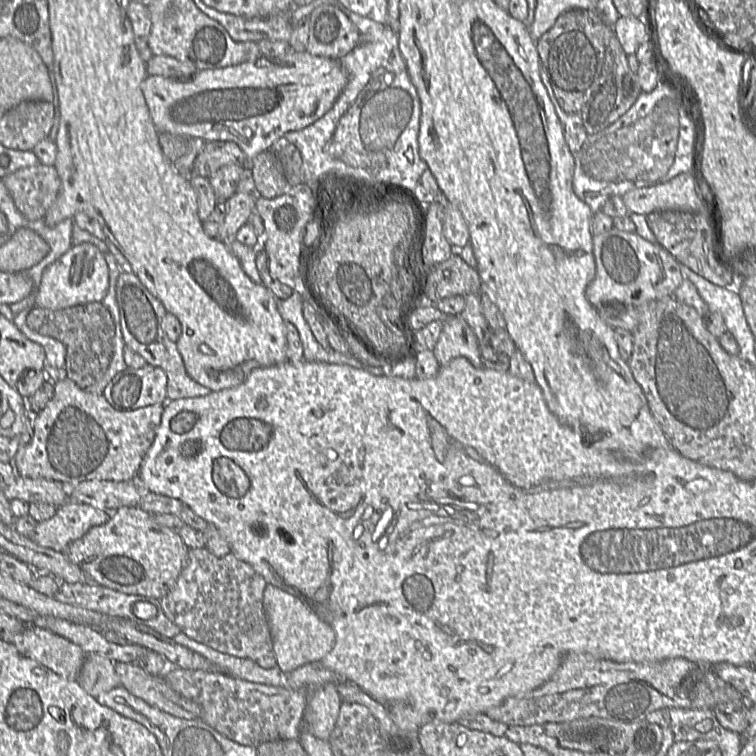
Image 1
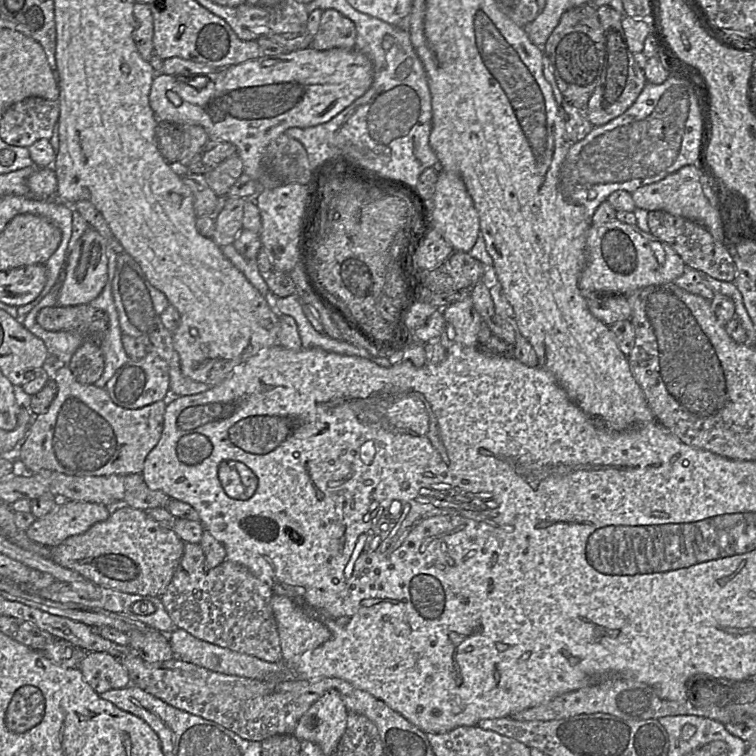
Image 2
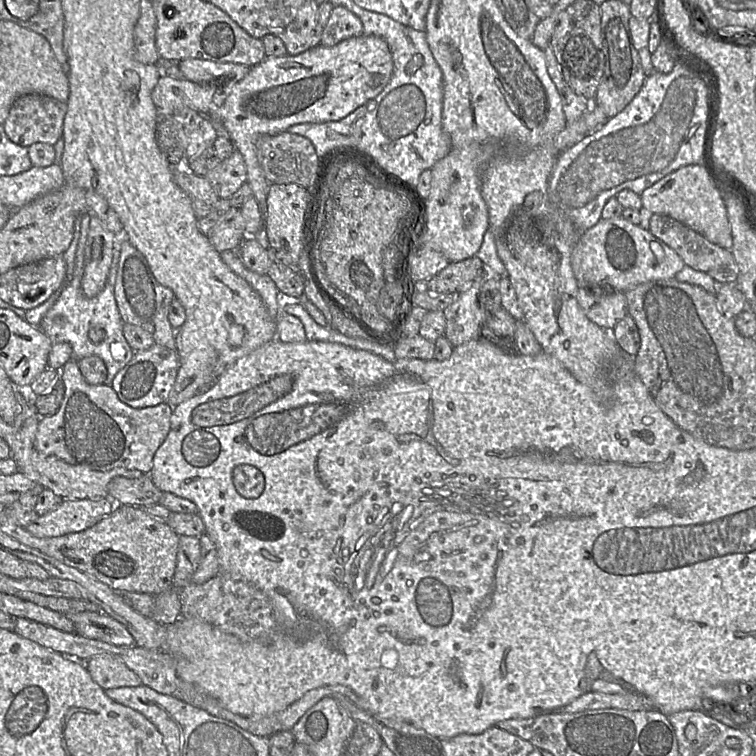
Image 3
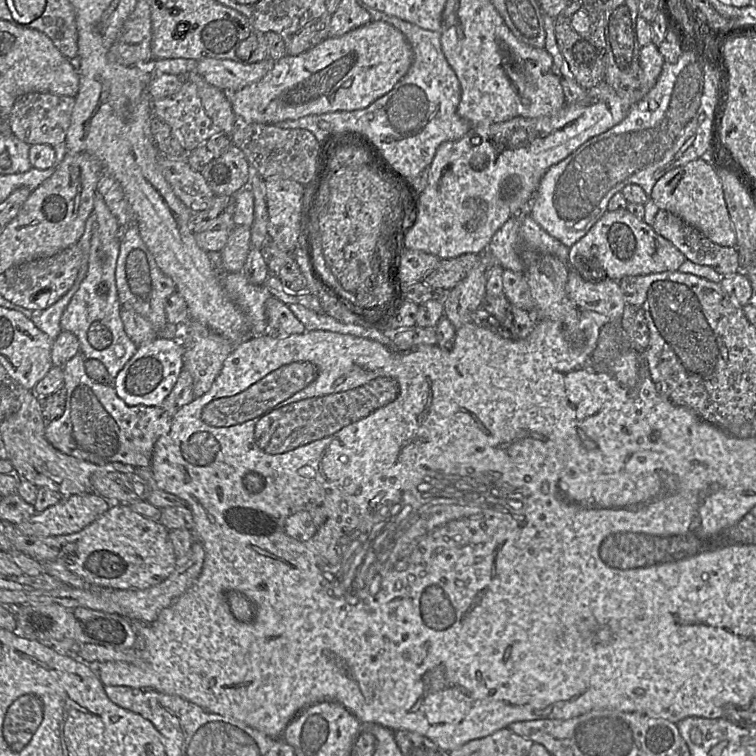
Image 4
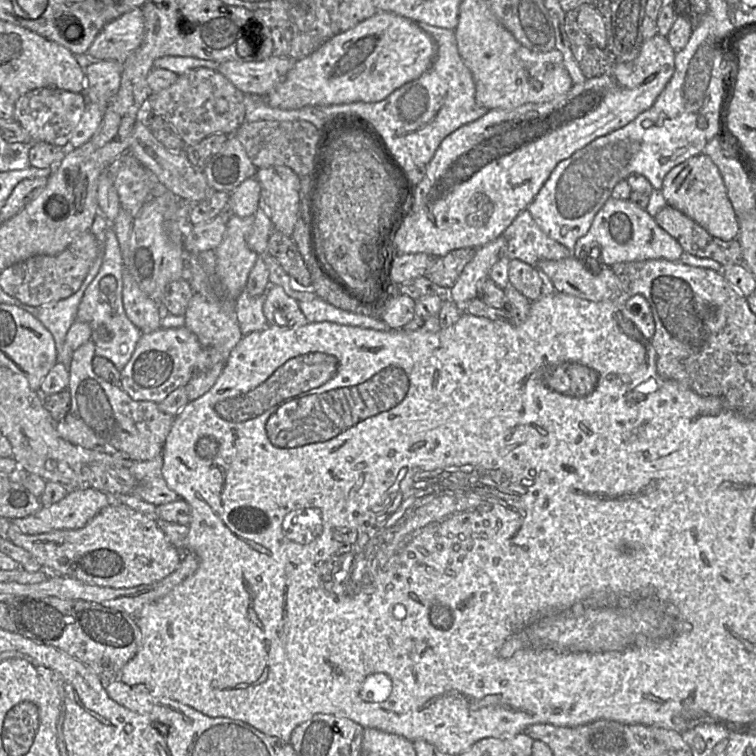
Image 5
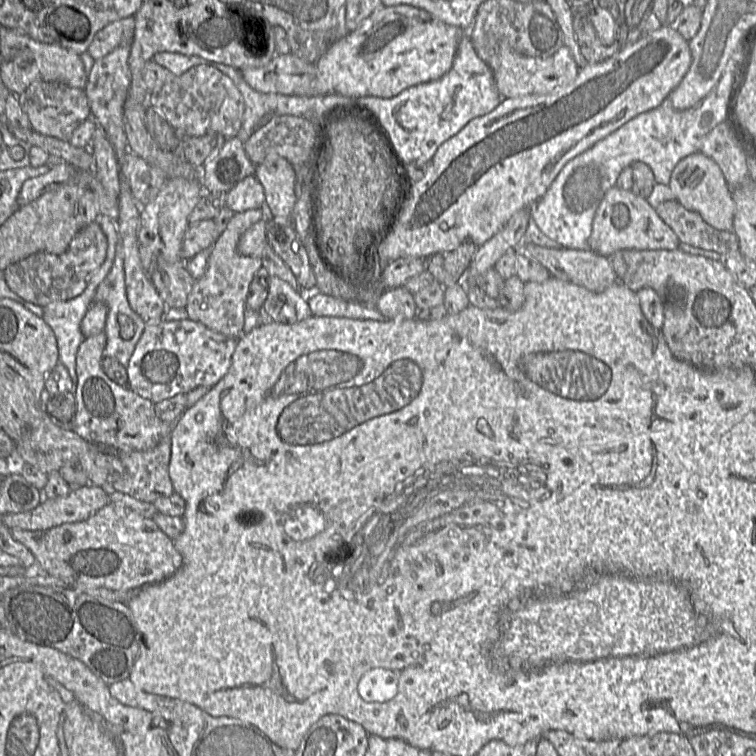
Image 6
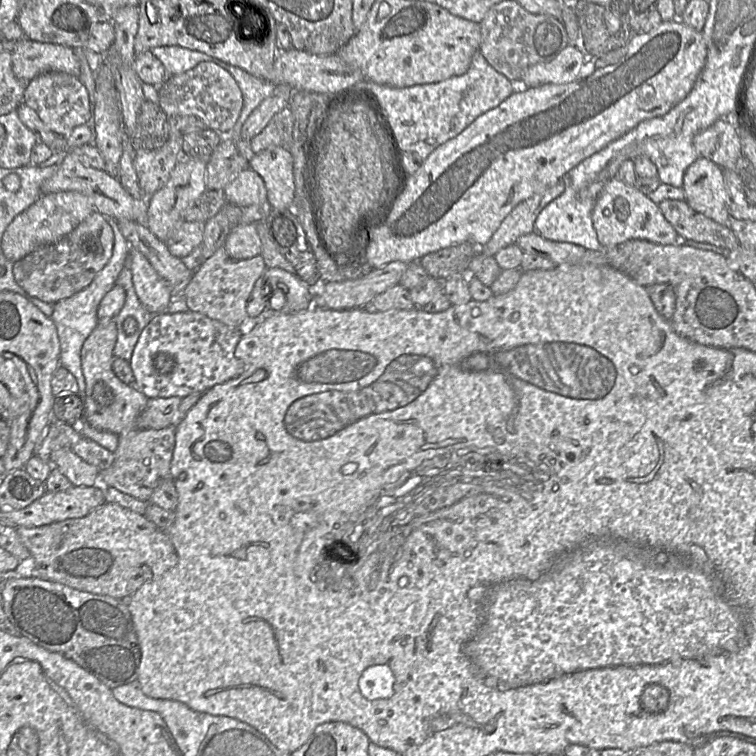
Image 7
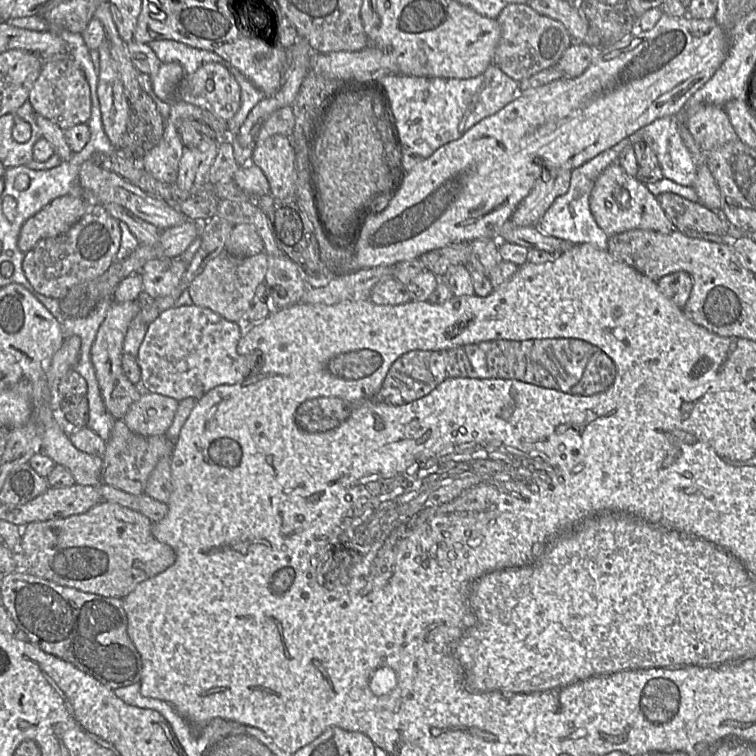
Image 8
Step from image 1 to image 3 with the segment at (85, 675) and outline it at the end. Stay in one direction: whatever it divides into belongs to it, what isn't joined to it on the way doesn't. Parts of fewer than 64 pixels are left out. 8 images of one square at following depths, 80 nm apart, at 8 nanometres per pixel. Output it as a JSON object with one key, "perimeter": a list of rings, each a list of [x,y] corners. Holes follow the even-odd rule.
{"perimeter":[[[96,655],[83,663],[93,680],[104,690],[142,685],[138,675],[113,655]]]}

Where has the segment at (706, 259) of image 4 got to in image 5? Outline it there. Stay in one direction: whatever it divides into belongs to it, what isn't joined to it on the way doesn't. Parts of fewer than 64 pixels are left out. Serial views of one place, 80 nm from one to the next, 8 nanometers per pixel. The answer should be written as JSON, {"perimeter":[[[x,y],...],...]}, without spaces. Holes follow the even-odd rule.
{"perimeter":[[[669,205],[661,209],[654,219],[679,242],[685,252],[713,259],[723,267],[742,263],[741,246],[737,238],[729,241],[716,238],[683,212]]]}

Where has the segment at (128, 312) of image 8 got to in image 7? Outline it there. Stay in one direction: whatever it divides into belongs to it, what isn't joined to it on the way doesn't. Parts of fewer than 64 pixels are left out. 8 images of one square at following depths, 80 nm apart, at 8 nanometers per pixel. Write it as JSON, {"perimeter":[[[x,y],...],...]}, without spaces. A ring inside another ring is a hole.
{"perimeter":[[[114,318],[101,319],[85,340],[81,352],[81,367],[85,379],[83,420],[90,426],[116,435],[136,428],[136,420],[147,405],[148,398],[134,387],[122,382],[113,372],[113,350],[118,335]]]}

